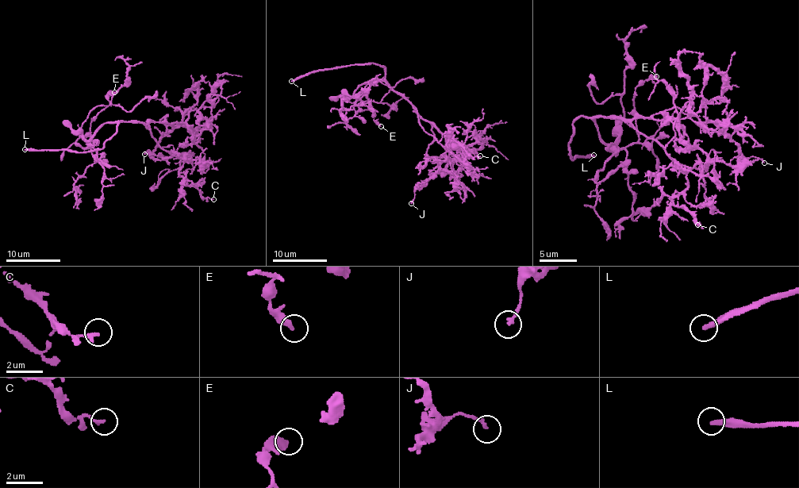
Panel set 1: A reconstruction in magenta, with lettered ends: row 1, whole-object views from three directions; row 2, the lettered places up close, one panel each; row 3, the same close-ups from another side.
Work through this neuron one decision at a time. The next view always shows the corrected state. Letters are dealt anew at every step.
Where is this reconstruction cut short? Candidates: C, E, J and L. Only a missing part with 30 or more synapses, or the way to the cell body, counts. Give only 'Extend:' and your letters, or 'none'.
Extend: L

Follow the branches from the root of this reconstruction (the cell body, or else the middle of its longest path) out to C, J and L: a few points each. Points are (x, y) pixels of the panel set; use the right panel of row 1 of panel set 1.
C: (601, 117), (620, 117), (690, 168), (686, 174), (686, 187), (677, 197), (677, 204), (682, 206), (697, 224)
J: (601, 117), (635, 119), (679, 108), (701, 121), (715, 123), (737, 146), (743, 159), (756, 157), (764, 163)
L: (601, 117), (578, 117), (573, 123), (570, 157), (573, 159), (593, 155)

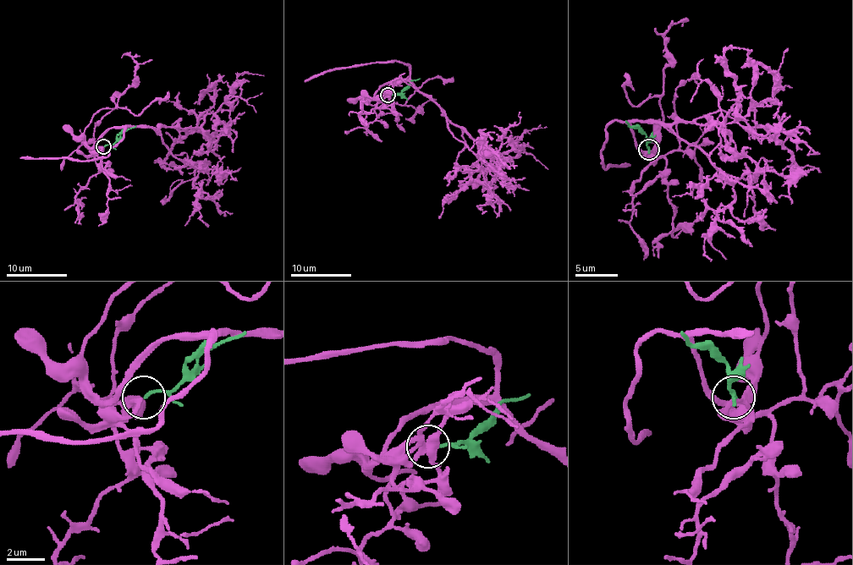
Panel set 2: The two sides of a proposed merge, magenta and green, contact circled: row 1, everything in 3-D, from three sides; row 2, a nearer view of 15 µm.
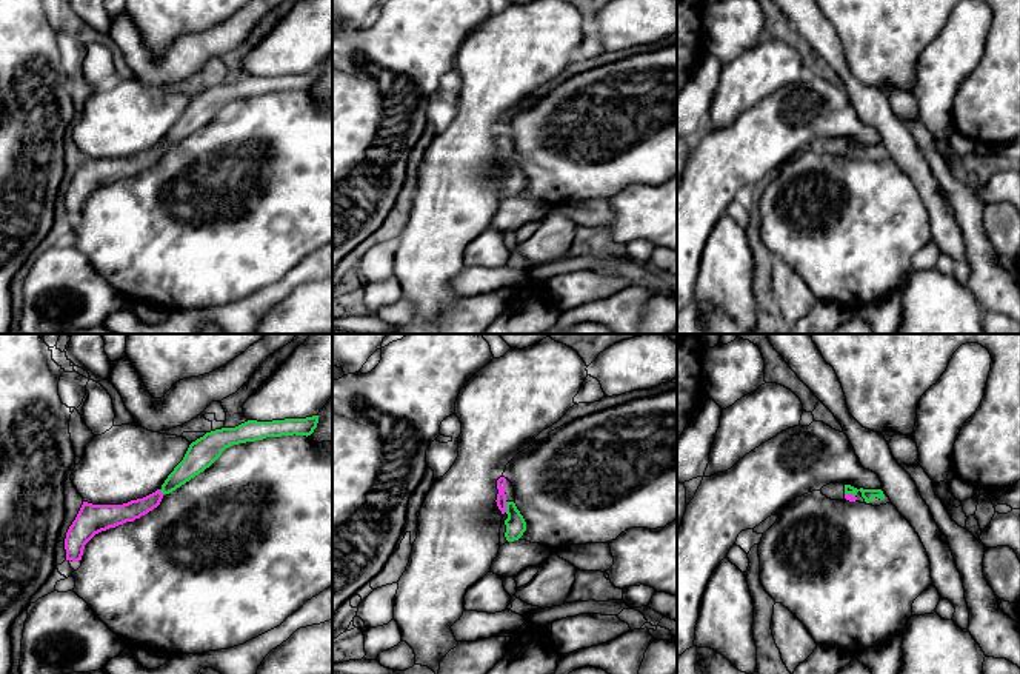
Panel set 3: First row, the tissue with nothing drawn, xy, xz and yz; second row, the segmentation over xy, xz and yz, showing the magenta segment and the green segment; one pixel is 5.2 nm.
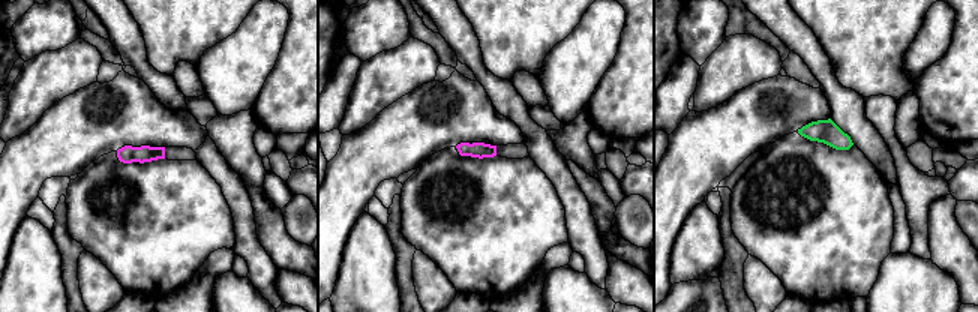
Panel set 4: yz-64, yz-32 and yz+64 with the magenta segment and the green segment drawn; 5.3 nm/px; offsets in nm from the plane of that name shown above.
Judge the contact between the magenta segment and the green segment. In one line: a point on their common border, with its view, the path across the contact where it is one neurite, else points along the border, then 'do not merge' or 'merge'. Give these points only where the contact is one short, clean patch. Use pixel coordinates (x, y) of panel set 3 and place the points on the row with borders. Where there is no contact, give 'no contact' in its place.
xz (505, 507) | across xz (500, 500), (505, 507), (514, 516), (516, 525) | merge

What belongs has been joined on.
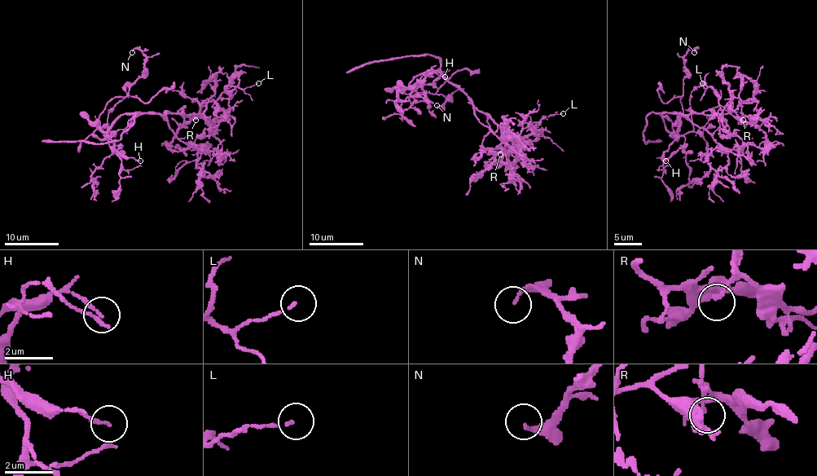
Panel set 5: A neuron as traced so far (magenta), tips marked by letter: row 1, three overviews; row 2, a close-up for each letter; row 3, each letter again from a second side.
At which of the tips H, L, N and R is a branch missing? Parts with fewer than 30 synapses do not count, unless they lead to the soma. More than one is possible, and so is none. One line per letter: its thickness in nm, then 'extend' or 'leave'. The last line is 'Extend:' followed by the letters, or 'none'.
H: 100 nm | leave
L: 100 nm | leave
N: 150 nm | leave
R: 140 nm | leave
Extend: none

